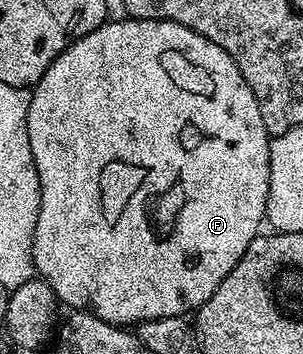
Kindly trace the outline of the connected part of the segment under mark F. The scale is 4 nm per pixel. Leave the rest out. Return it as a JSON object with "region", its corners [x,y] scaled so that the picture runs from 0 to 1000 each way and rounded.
{"region":[[[416,48],[337,65],[271,110],[241,113],[149,198],[122,243],[106,249],[83,350],[135,514],[135,588],[109,661],[119,774],[158,797],[205,847],[231,845],[254,856],[241,862],[277,862],[347,910],[449,918],[485,901],[647,881],[703,836],[703,822],[756,780],[762,760],[776,760],[828,681],[865,650],[888,554],[894,384],[875,362],[855,285],[828,240],[815,240],[782,175],[653,88],[568,65],[561,54]]]}

